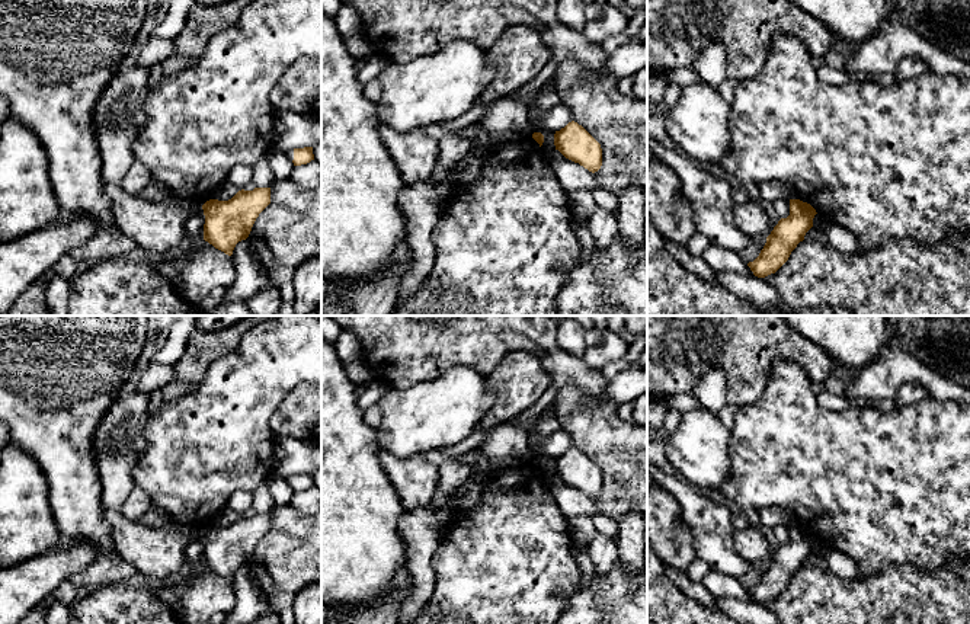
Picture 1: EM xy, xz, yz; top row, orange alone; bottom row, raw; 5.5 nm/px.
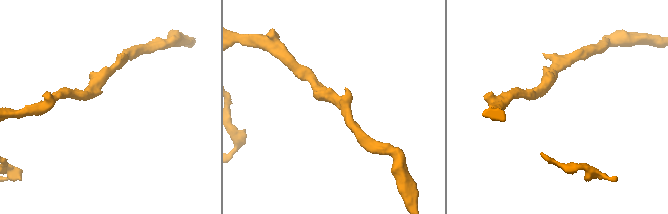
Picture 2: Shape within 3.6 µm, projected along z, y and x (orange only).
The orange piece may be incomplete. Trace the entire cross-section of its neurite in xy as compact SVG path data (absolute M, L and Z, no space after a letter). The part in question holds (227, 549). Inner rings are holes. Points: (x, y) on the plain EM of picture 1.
M270 513L241 515L228 527L207 527L202 531L204 566L231 582L236 570L249 563L256 544L269 529Z

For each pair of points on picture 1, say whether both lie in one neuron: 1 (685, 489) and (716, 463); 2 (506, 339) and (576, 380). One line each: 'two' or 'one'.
1: two
2: one

